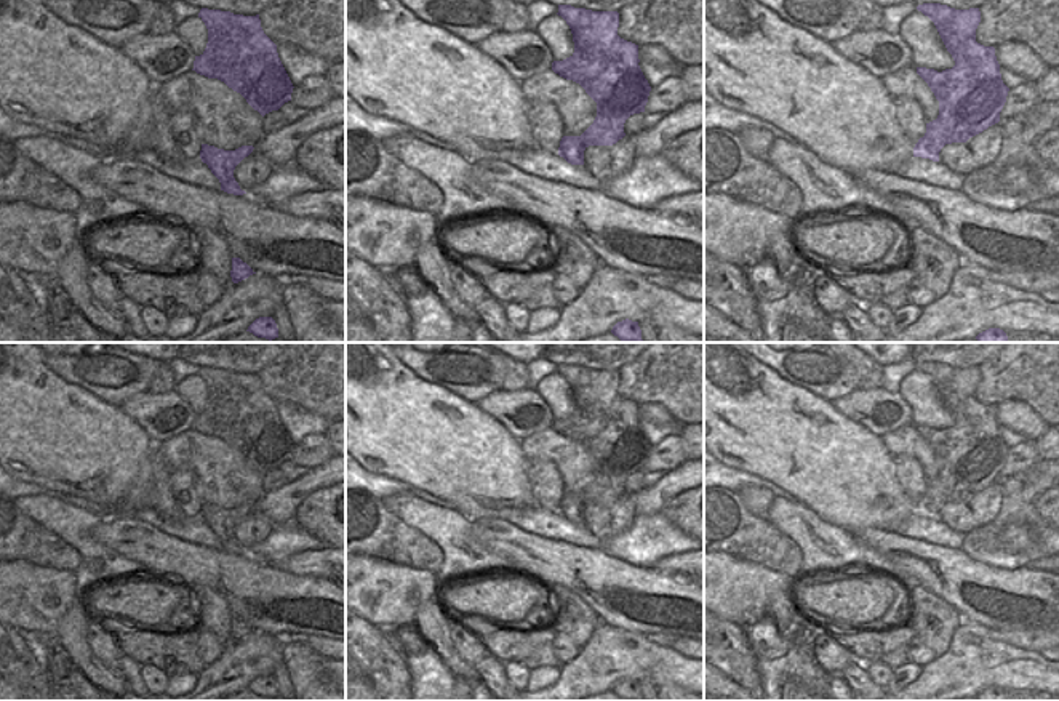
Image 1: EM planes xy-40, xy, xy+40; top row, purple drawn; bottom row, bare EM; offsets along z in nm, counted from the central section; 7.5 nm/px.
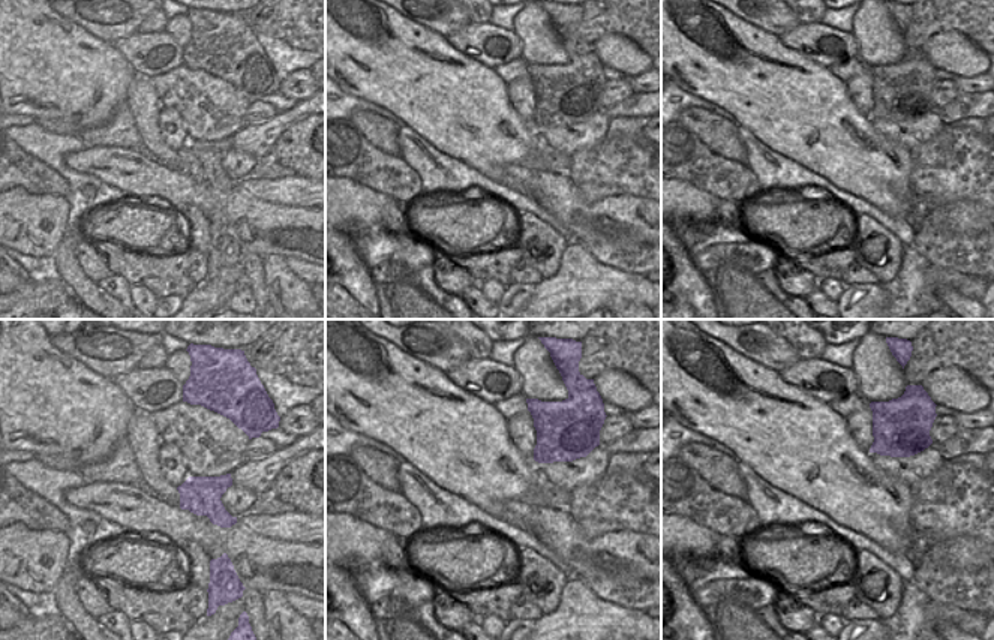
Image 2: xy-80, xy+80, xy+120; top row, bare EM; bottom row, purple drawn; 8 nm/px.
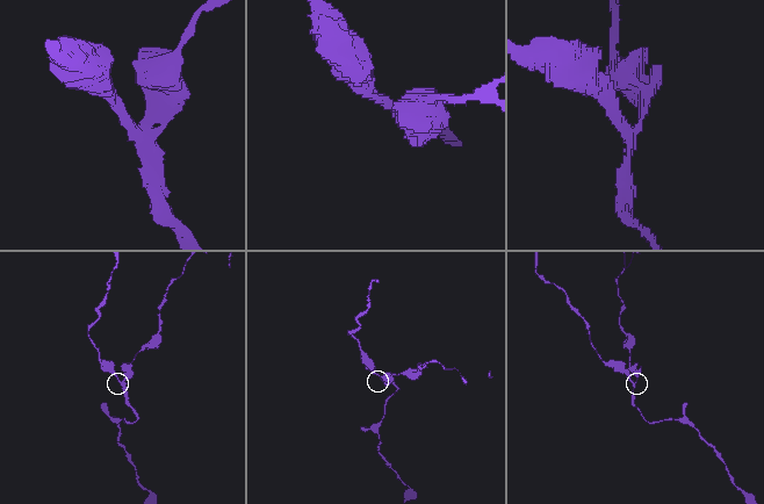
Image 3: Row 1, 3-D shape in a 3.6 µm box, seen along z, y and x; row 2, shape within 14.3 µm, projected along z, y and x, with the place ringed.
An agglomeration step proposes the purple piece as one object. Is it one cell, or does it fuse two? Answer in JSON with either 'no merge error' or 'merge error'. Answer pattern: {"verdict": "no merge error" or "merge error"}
{"verdict": "merge error"}

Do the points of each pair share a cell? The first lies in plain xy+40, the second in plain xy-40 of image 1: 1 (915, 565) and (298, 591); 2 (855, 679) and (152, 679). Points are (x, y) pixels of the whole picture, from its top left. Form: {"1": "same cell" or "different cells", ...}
{"1": "same cell", "2": "different cells"}

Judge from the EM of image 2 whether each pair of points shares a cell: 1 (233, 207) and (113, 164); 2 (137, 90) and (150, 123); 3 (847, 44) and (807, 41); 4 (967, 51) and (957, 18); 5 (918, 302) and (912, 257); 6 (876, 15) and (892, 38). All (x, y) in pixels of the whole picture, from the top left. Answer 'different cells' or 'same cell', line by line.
1: same cell
2: same cell
3: same cell
4: different cells
5: same cell
6: same cell

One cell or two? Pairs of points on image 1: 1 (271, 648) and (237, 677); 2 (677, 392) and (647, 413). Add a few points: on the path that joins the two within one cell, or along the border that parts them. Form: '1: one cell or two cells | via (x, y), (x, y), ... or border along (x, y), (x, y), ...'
1: one cell | via (263, 655), (245, 669)
2: two cells | border along (639, 404), (656, 402), (682, 424)

